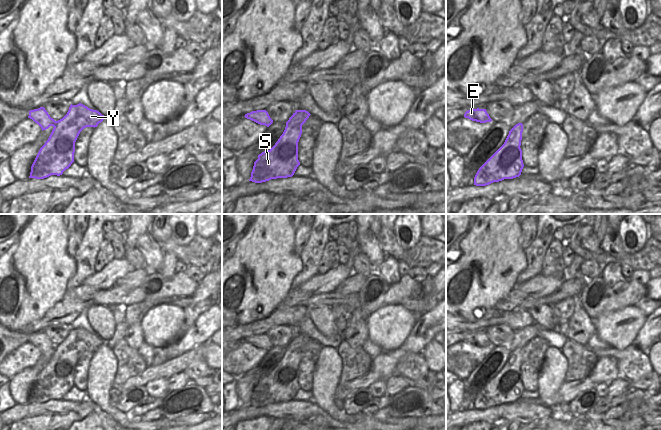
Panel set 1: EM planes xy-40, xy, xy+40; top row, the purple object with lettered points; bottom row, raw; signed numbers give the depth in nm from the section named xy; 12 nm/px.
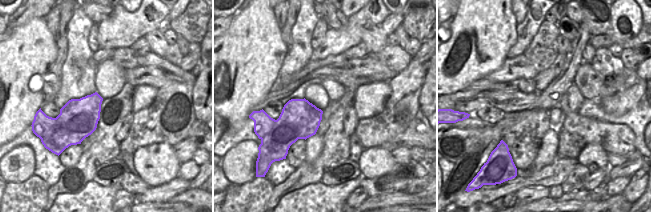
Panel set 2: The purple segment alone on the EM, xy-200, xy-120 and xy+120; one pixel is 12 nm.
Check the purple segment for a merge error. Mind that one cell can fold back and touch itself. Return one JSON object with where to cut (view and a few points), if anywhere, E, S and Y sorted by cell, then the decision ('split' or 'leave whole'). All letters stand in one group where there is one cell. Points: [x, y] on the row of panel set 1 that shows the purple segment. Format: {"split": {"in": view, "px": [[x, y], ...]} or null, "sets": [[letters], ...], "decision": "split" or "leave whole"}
{"split": {"in": "xy-40", "px": [[46, 141], [74, 150]]}, "sets": [["E", "Y"], ["S"]], "decision": "split"}

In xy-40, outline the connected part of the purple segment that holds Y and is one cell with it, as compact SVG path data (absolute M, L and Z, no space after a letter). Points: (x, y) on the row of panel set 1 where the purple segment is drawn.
M79 103L71 104L67 114L58 121L51 118L44 107L30 110L28 118L37 123L42 131L50 126L54 127L47 143L56 144L65 150L71 148L75 150L75 142L80 132L86 127L97 127L105 119L105 116L99 111Z

